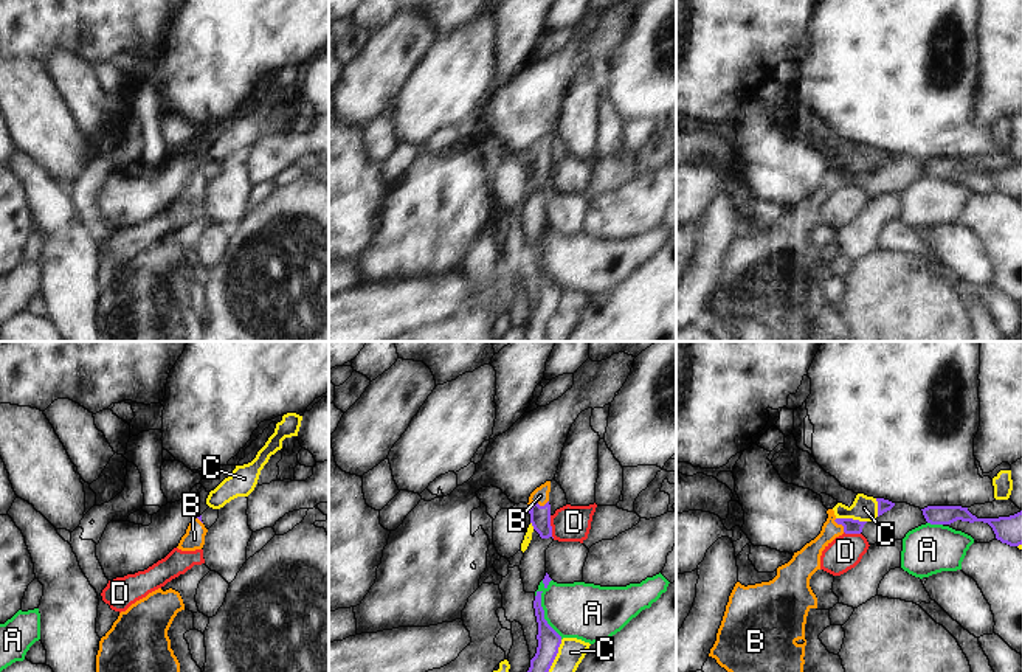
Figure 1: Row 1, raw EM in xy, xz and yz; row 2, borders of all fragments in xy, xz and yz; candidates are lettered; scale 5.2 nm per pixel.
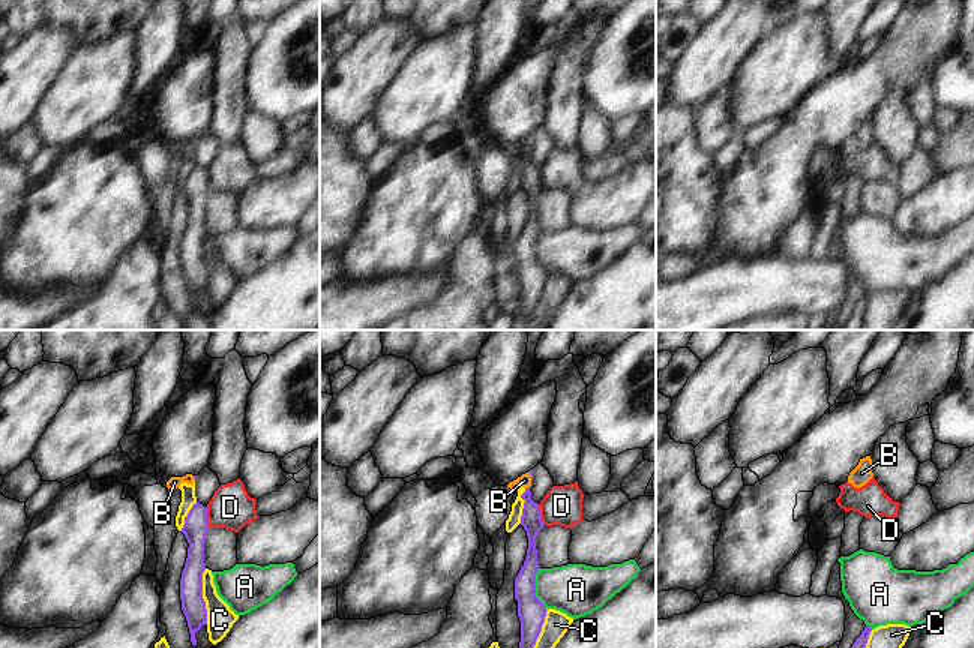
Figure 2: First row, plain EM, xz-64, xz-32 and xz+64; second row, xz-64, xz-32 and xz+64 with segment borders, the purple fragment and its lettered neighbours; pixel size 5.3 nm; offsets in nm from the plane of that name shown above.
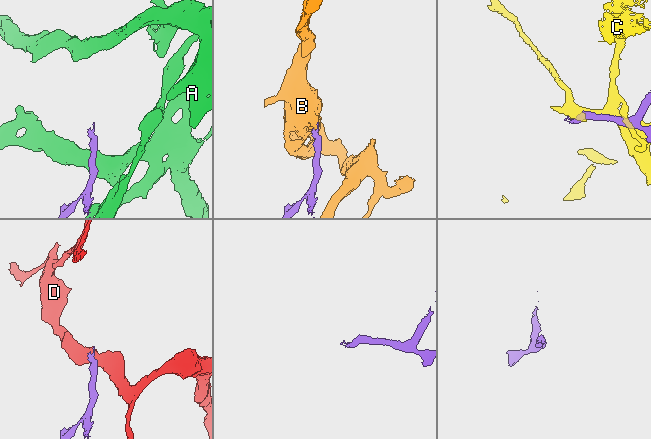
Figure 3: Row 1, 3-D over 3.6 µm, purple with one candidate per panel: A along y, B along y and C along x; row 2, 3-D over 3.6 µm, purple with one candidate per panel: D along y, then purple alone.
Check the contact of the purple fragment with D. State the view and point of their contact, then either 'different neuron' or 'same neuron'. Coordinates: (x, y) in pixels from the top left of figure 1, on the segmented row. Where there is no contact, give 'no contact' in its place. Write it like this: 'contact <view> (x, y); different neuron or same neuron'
contact xz (551, 526); different neuron

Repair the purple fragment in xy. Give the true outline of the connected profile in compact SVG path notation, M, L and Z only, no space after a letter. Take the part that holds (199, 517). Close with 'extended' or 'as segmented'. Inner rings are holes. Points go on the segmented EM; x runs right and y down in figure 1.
M199 515L197 518L194 518L189 523L189 526L186 529L186 534L181 537L181 540L180 540L177 548L181 549L181 551L202 549L203 545L205 545L206 532L208 532L208 529L202 523L202 515Z; extended

